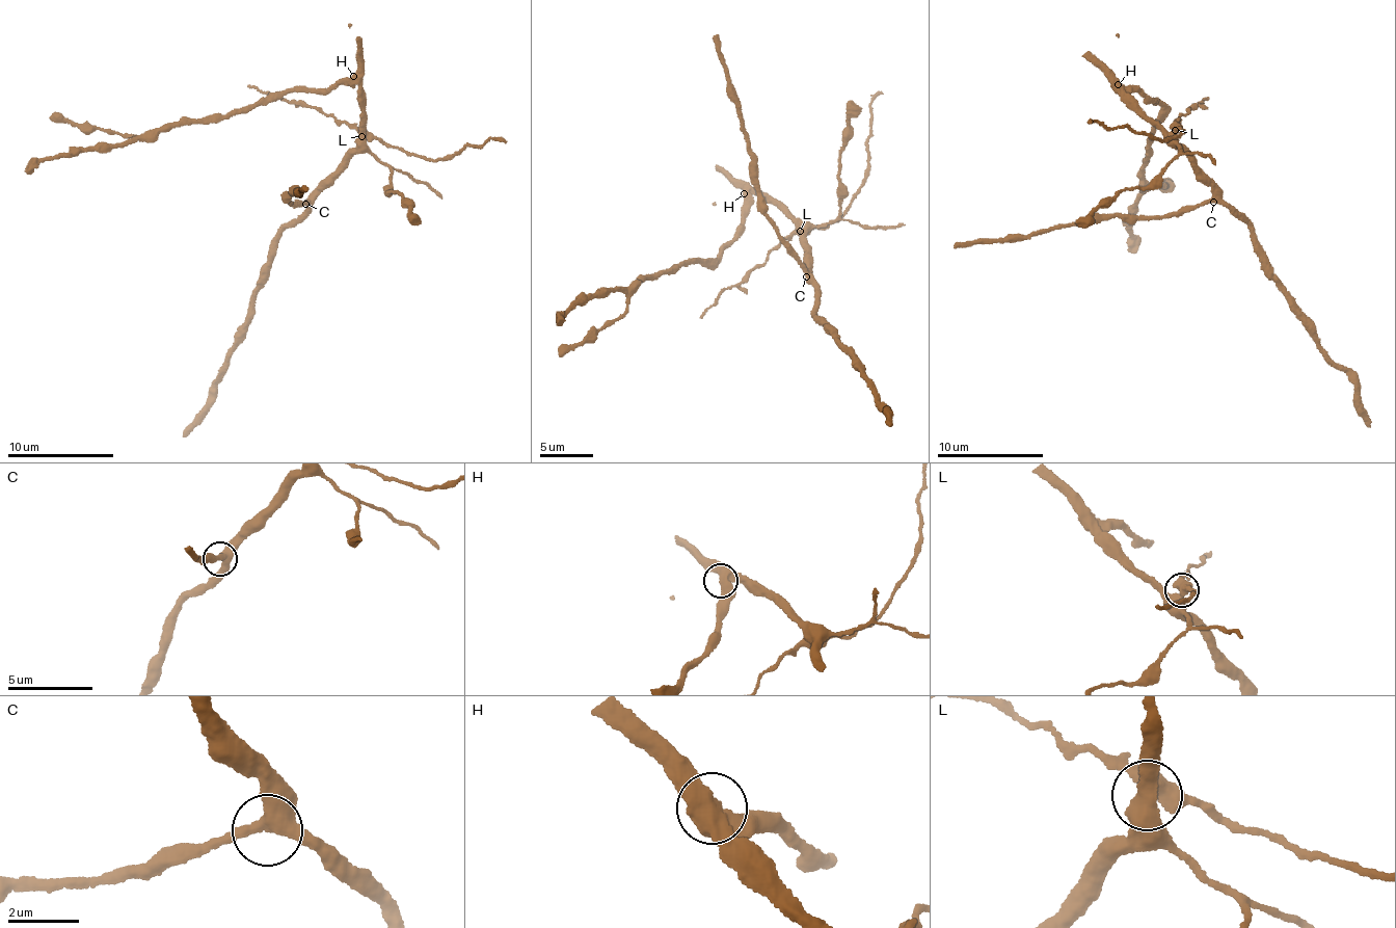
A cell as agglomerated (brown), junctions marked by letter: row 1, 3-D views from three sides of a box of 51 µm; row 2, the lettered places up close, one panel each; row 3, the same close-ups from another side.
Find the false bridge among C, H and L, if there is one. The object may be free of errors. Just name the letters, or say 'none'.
L

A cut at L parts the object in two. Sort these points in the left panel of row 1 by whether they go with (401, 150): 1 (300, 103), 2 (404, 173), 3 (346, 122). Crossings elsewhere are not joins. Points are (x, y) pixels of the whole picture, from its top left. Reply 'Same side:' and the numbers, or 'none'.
Same side: 1, 3

